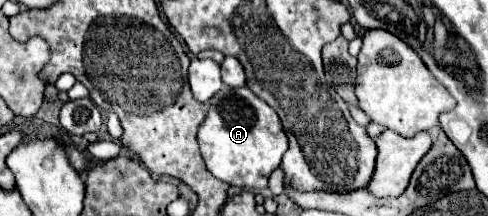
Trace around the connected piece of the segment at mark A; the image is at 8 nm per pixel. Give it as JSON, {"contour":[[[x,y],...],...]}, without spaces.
{"contour":[[[223,87],[209,105],[207,119],[197,133],[201,155],[207,169],[231,187],[245,187],[251,191],[265,189],[269,175],[279,167],[283,153],[287,151],[287,135],[283,125],[265,101],[261,101],[249,87]]]}

